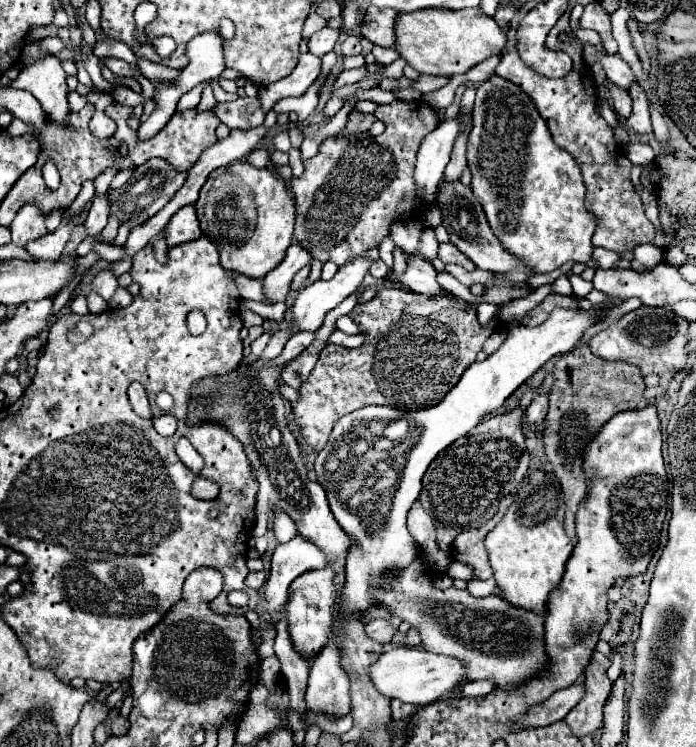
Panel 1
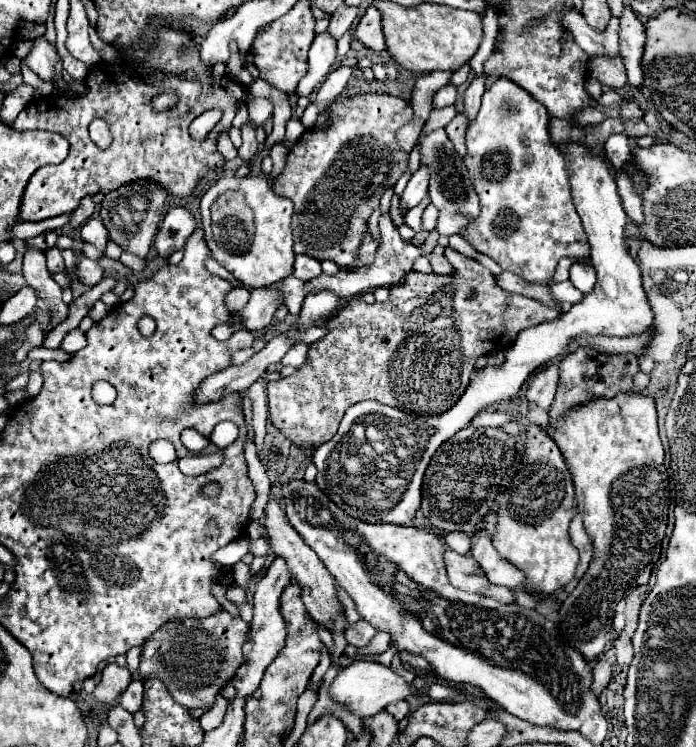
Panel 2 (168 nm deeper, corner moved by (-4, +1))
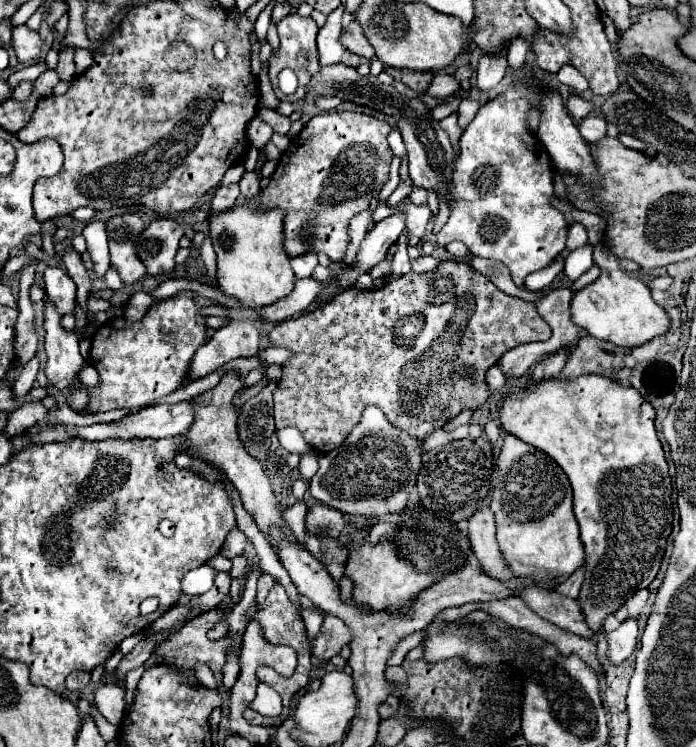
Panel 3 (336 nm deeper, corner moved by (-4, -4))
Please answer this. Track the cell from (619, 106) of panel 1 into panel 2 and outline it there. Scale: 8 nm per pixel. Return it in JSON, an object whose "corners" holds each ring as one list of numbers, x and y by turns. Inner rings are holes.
{"corners":[[618,56,614,60,590,58,588,70,590,70,592,78,596,78,600,84,604,84,608,88,624,88,624,84,626,84,624,64]]}

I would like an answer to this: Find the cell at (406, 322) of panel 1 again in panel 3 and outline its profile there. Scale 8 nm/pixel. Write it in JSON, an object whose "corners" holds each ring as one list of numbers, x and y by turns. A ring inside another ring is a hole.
{"corners":[[442,261,442,265,432,271,432,273,408,273,402,275,398,279,392,279,390,283,386,283,382,289,370,289,364,293,356,293,354,289,346,289,340,295,334,297,332,303,324,305,322,309,304,313,300,317,294,319,286,319,282,323,278,323,272,331,270,331,270,345,278,345,278,347,288,347,294,351,294,357,282,365,282,381,278,383,276,395,274,395,274,421,276,421,276,429,284,429,284,427,296,427,304,439,318,449,320,453,328,453,328,449,338,447,344,439,346,433,350,433,350,429,358,423,358,417,362,413,362,409,366,405,378,405,384,415,390,419,392,425,398,425,400,429,412,433,414,437,428,437,432,431,444,427,450,419,454,419,464,407,470,409,478,409,486,399,488,399,488,387,484,381,484,373,498,363,498,359,524,343,532,343,532,341,546,341,550,337,550,325,538,315,534,303,526,303,522,299,510,297,506,293,502,293,488,277,480,275,476,269,472,269,466,263,458,263,458,261],[460,369,472,369,472,375,460,375]]}

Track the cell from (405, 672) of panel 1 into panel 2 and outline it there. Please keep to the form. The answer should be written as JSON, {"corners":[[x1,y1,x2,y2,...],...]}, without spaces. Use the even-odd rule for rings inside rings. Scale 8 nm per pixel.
{"corners":[[358,660,358,662,352,662,352,664,344,666,338,672,338,676,332,680,328,692,330,692,330,698,334,702,344,706,346,710,350,710,358,718,368,718,368,716,384,710,392,702,406,700,408,696,418,694,416,688,408,686,398,672,394,672,392,668,386,668,382,664,368,662,368,660]]}

